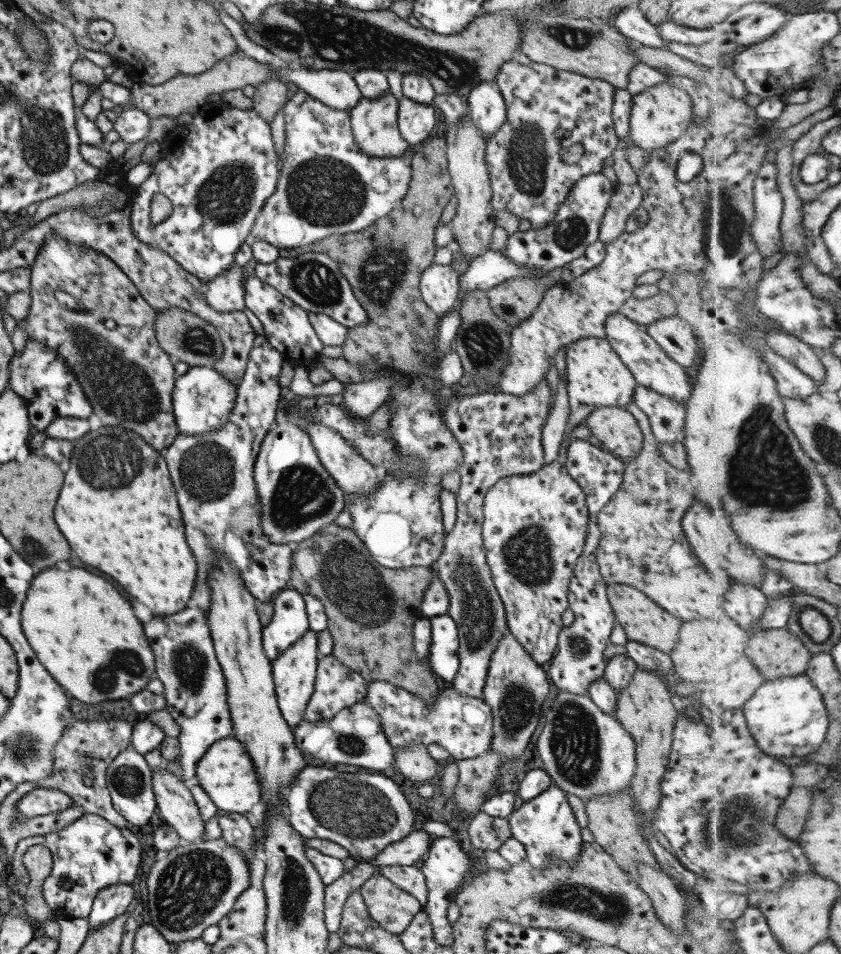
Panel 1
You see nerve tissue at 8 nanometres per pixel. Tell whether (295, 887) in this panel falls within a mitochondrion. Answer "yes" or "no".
yes

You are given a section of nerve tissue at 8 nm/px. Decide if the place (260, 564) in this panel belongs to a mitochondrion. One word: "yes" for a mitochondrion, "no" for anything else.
no

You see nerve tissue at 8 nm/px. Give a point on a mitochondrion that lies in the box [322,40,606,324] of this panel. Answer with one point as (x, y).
(382, 271)

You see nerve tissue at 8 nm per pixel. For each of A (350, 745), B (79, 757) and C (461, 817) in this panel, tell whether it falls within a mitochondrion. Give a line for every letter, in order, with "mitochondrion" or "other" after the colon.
A: mitochondrion
B: mitochondrion
C: other

